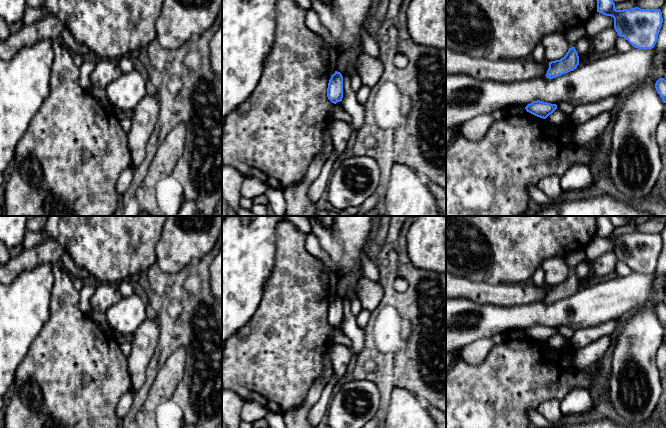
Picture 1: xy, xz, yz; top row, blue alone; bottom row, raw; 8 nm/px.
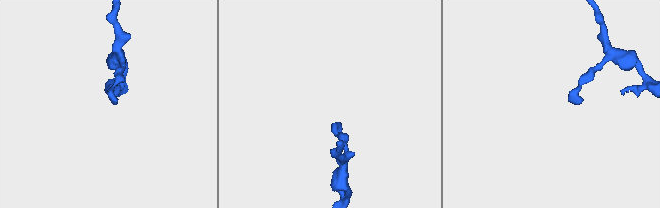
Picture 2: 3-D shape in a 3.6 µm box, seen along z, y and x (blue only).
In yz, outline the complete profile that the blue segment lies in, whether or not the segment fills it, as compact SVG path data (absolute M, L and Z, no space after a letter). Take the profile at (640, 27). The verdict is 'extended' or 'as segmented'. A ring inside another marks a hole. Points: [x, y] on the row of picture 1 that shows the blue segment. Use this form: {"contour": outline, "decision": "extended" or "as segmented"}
{"contour": "M596 0L597 12L614 18L614 29L633 47L652 49L658 39L663 18L660 9L639 7L616 10L613 0Z", "decision": "as segmented"}

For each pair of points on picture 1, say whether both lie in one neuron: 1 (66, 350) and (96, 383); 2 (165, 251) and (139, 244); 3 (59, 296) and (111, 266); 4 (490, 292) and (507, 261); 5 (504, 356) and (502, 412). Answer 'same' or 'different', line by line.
1: same
2: different
3: different
4: different
5: same

